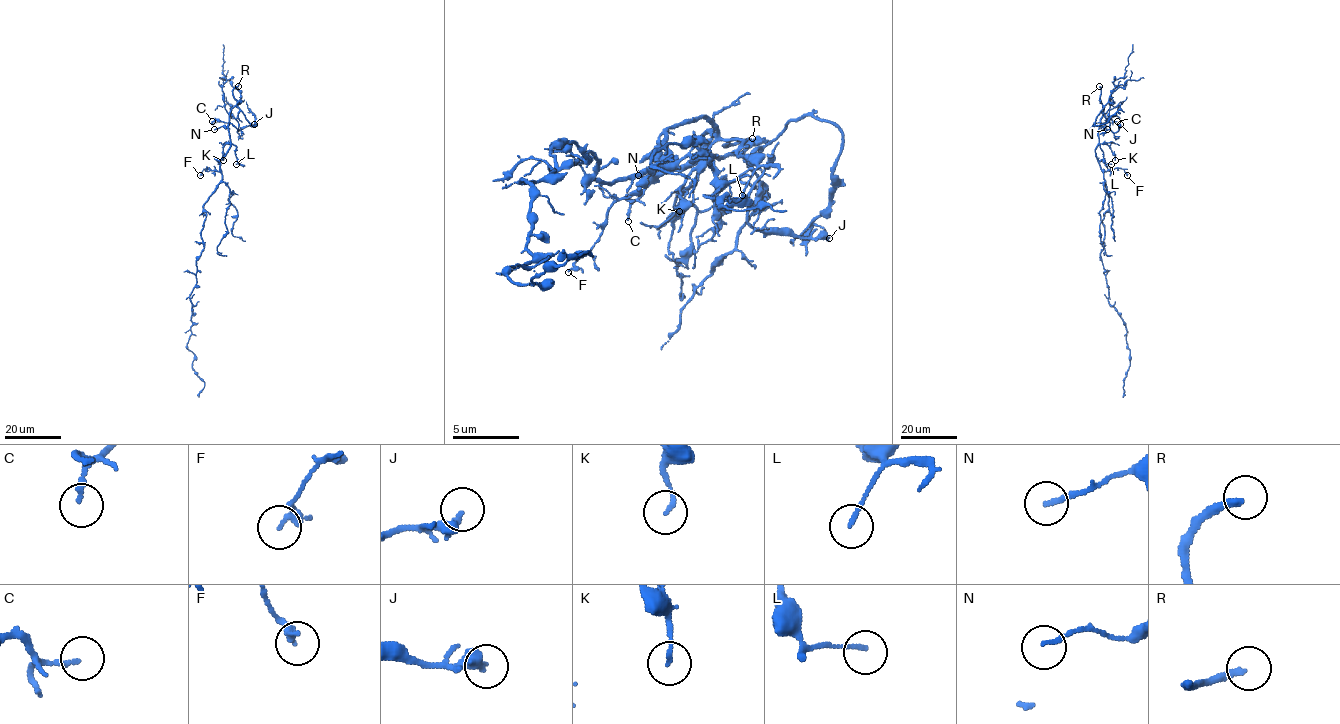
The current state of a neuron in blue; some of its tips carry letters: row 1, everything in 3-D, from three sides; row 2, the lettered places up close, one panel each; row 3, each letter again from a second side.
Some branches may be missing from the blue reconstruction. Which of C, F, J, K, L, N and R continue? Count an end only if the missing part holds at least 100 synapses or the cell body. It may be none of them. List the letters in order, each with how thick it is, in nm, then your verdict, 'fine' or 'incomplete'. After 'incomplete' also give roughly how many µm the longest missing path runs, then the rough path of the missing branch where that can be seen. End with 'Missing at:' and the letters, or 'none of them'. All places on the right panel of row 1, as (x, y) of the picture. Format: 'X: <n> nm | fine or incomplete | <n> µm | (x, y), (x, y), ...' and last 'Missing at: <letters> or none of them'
C: 160 nm | fine
F: 180 nm | fine
J: 400 nm | fine
K: 120 nm | fine
L: 140 nm | fine
N: 130 nm | fine
R: 240 nm | incomplete | 60 µm | (1099, 86), (1097, 95), (1096, 77), (1100, 57), (1108, 42)
Missing at: R

